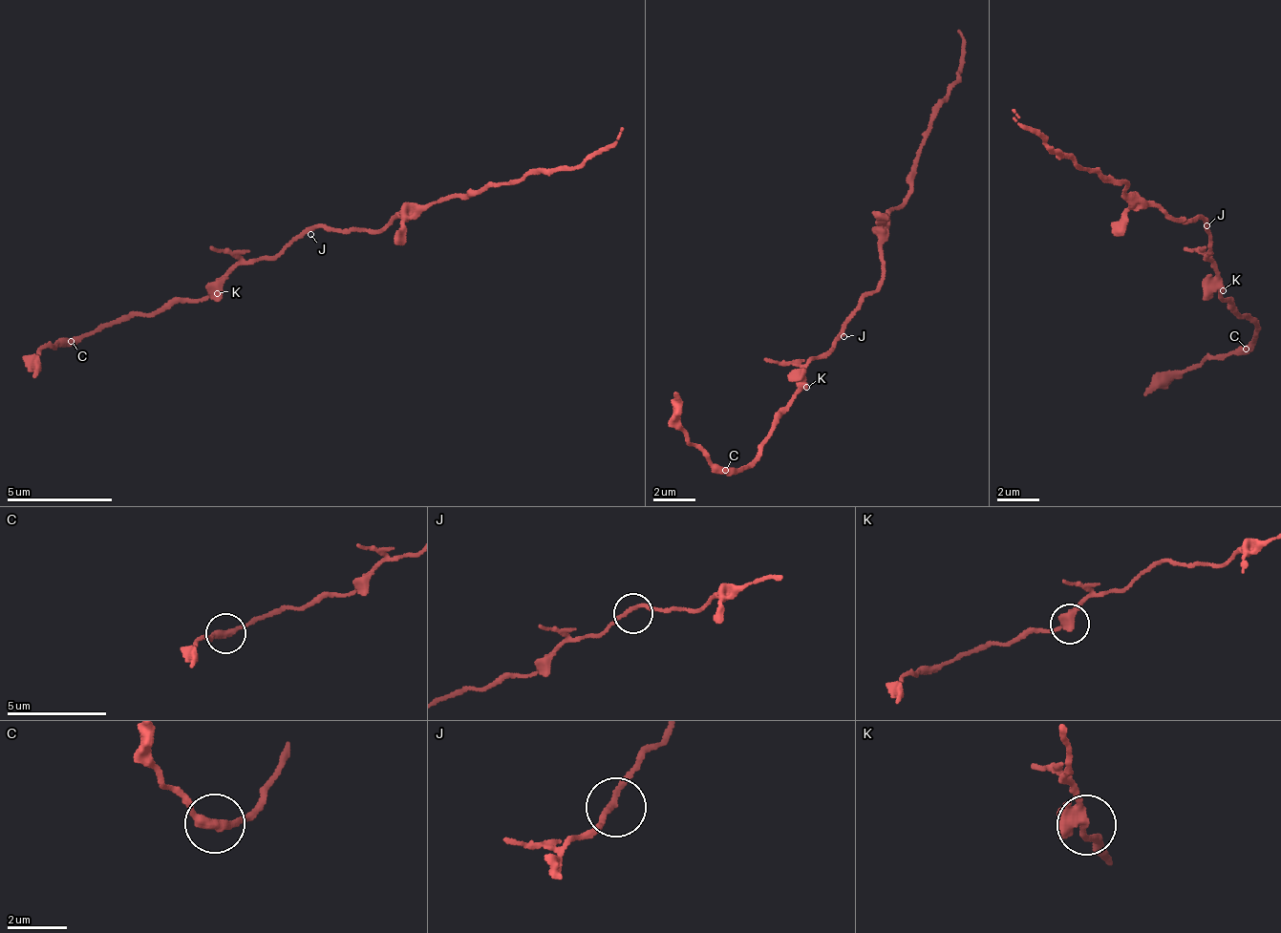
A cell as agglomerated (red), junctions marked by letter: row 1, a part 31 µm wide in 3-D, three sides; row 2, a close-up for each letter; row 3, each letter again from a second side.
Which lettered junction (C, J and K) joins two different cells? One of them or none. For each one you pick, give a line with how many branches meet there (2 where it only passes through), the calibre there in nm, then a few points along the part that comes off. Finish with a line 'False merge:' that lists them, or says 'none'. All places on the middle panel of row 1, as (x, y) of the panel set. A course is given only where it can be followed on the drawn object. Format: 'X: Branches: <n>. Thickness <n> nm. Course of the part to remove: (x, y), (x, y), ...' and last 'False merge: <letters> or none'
C: Branches: 2. Thickness 300 nm. Course of the part to remove: (727, 469), (709, 468), (688, 445), (673, 394)
False merge: C

